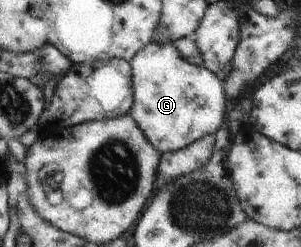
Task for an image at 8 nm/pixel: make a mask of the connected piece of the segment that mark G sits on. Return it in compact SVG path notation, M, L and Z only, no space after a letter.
M159 33L156 39L147 43L128 63L132 73L132 107L128 115L145 135L145 138L156 148L160 154L175 152L188 147L189 143L203 138L203 135L217 135L218 130L227 119L229 101L224 93L223 83L214 77L206 68L196 67L181 57L174 42L169 40L165 33Z

